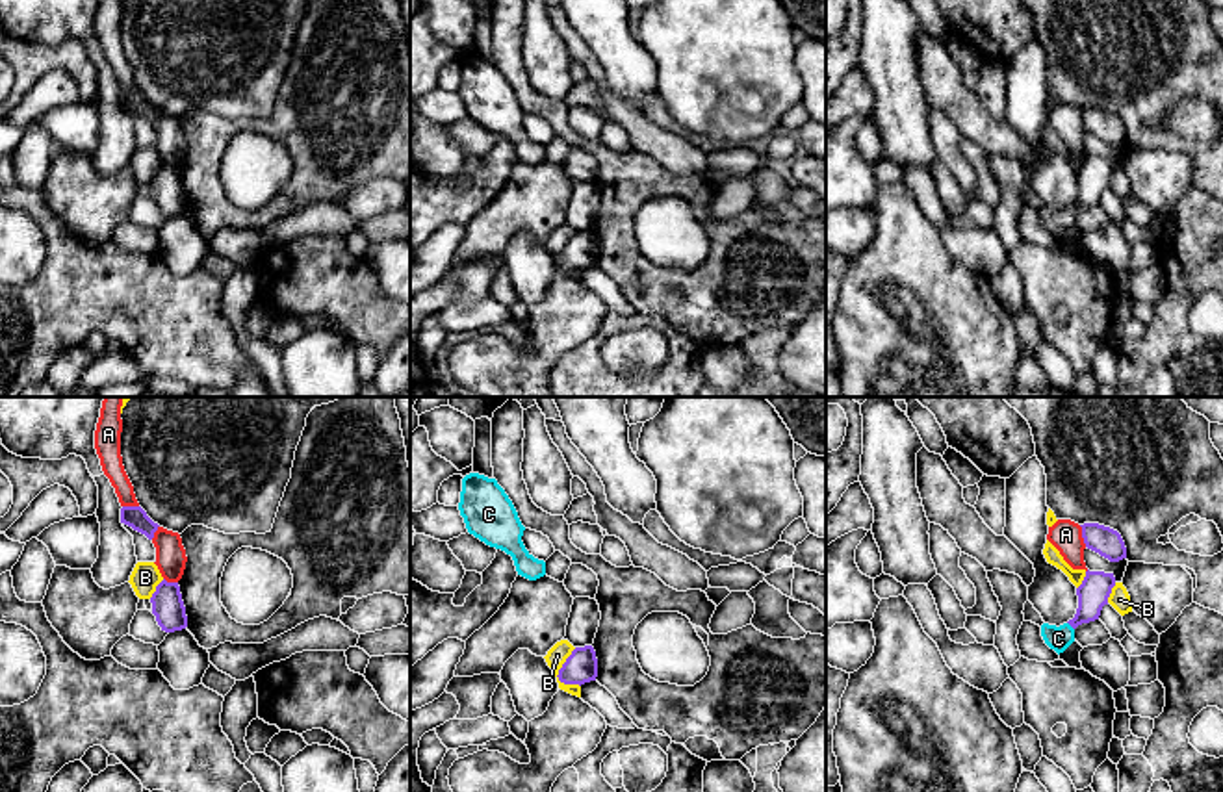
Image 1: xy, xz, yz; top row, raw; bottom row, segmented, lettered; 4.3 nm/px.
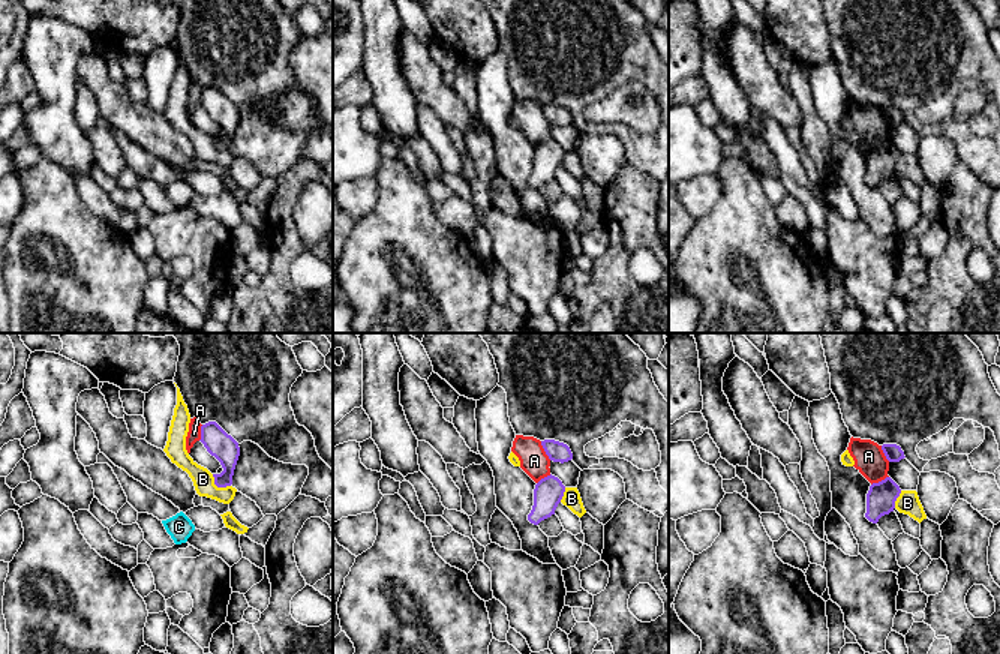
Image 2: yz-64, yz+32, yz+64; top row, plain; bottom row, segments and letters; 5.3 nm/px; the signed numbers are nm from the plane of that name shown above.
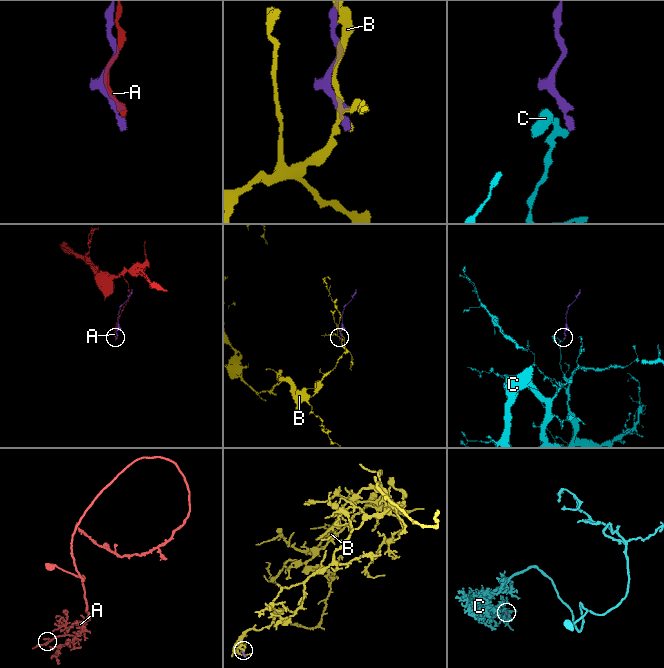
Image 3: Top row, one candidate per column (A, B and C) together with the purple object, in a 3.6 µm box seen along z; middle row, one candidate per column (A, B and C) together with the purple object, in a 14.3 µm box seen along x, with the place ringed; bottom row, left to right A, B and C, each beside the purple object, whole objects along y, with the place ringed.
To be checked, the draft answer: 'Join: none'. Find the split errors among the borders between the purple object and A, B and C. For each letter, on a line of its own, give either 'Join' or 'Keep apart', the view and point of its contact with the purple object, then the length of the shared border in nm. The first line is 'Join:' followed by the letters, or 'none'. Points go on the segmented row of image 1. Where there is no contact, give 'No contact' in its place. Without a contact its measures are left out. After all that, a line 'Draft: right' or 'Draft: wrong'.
Join: C
A: Keep apart. Touches purple at yz (1082, 536). Shared border 100 nm
B: Keep apart. Touches purple at xz (559, 674). Shared border 180 nm
C: Join. Touches purple at yz (1069, 624). Shared border 50 nm
Draft: wrong

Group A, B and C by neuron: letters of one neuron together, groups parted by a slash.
A / B / C

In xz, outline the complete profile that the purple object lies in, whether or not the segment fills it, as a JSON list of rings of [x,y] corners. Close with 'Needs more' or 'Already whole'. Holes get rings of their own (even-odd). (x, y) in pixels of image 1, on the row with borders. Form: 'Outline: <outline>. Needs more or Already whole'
Outline: [[[592,645],[575,647],[559,670],[559,681],[564,684],[585,684],[598,677],[598,658]]]. Already whole

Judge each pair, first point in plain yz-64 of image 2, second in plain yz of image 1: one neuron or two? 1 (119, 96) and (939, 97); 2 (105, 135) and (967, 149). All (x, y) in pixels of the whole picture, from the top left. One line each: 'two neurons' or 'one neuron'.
1: one neuron
2: one neuron

